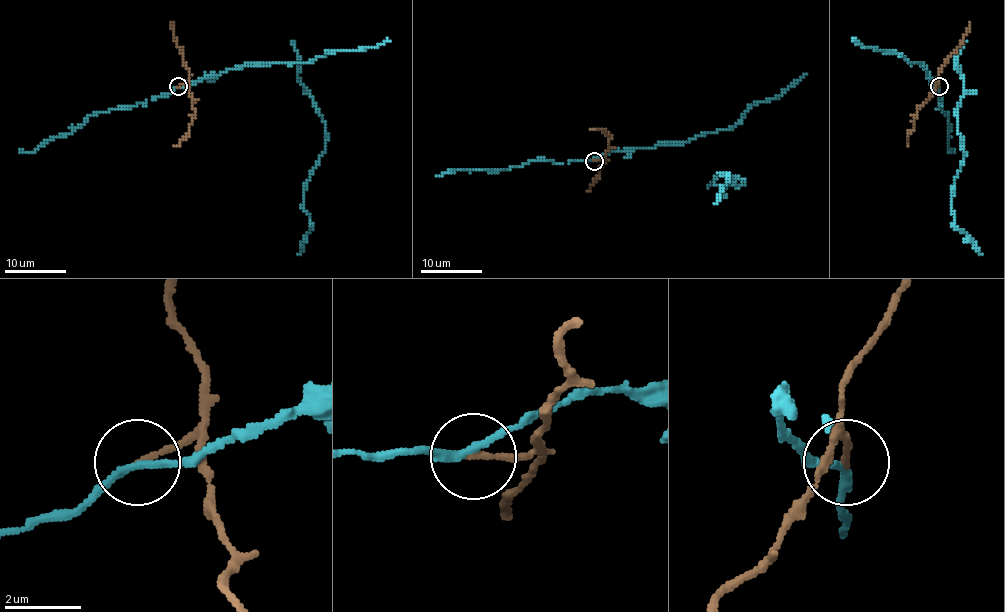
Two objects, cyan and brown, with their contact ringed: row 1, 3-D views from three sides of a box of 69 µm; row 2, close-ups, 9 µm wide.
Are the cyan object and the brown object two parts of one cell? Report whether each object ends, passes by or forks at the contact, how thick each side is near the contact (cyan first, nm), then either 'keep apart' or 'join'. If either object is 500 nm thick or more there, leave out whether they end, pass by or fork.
cyan passes by; brown ends; calibres 180 and 170 nm; keep apart

